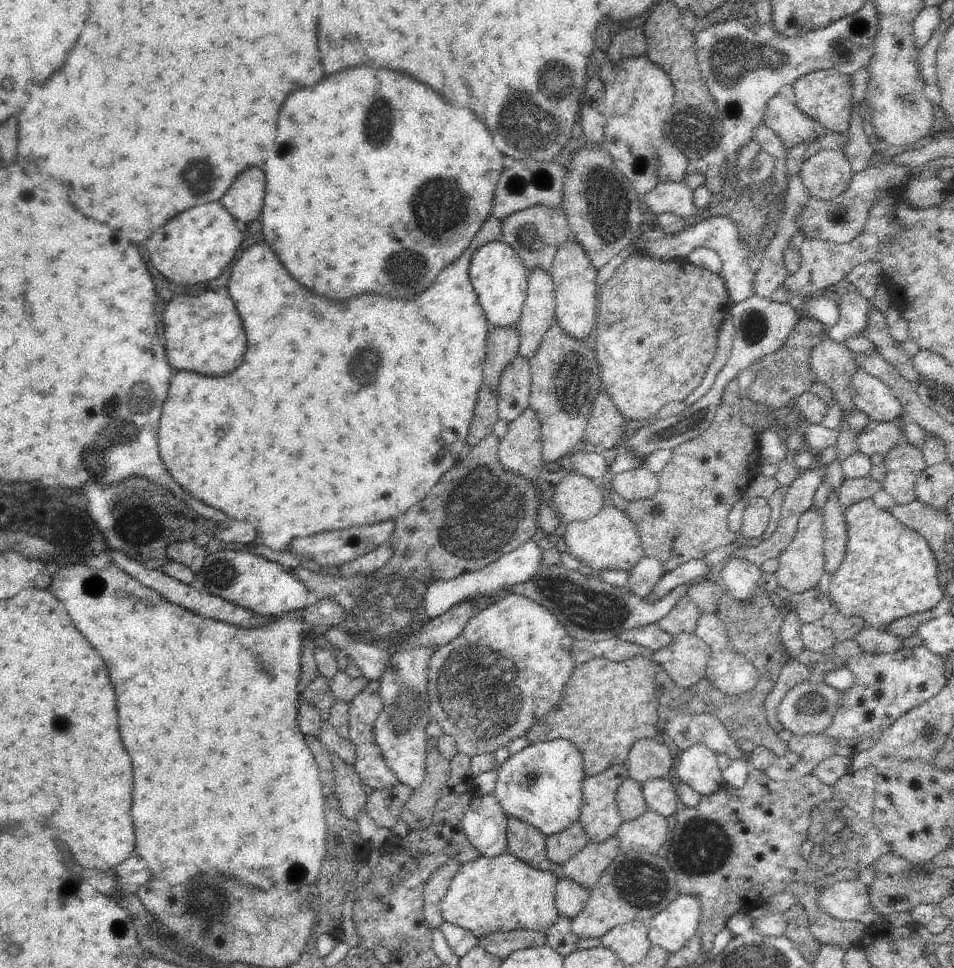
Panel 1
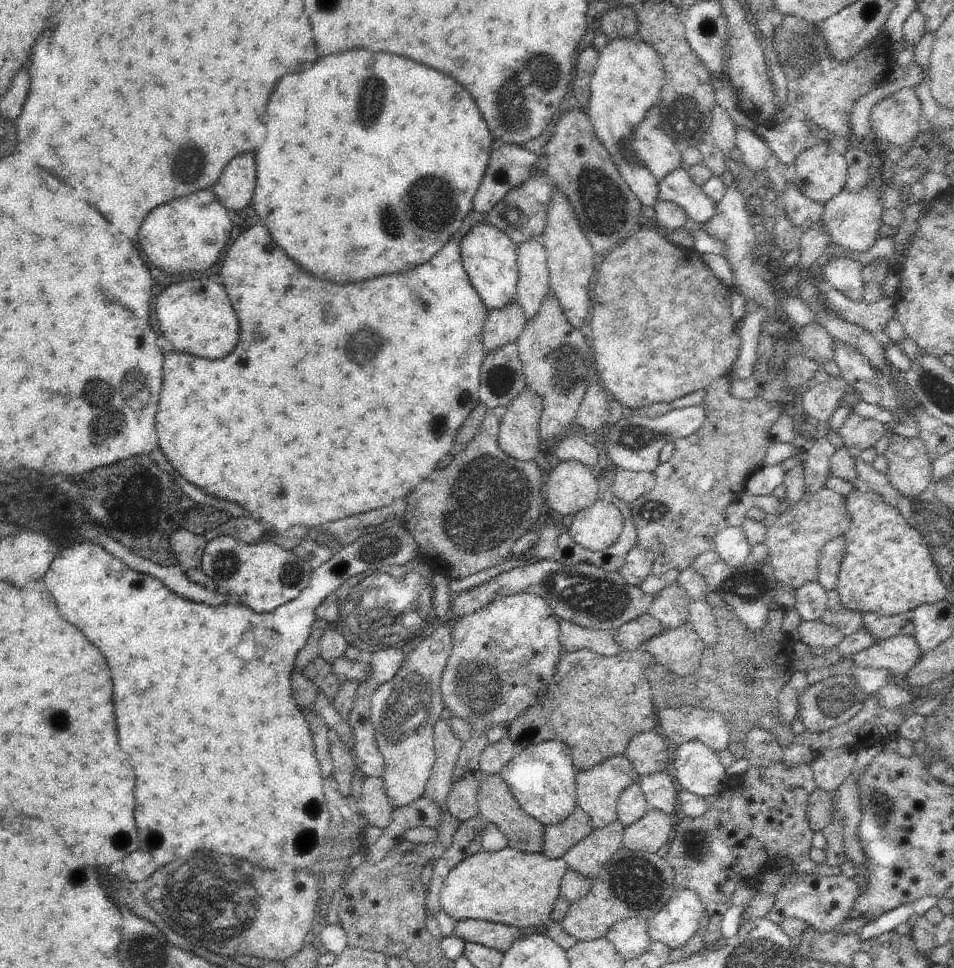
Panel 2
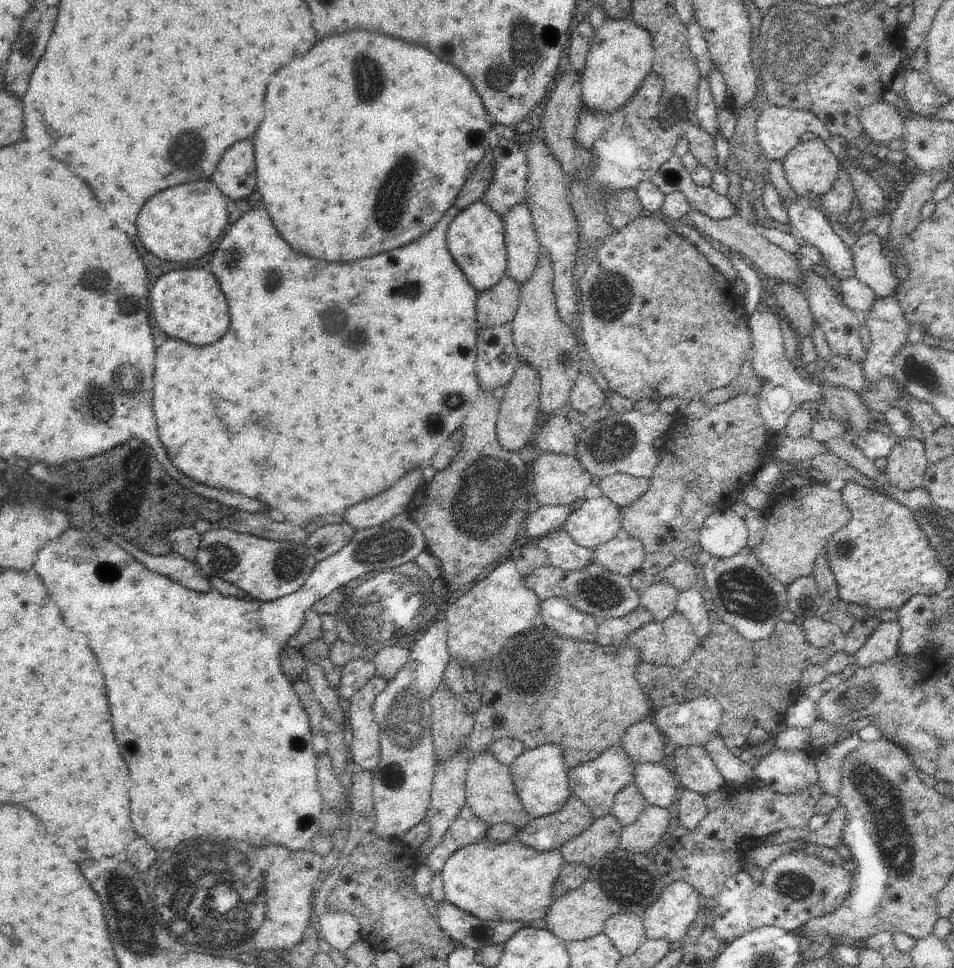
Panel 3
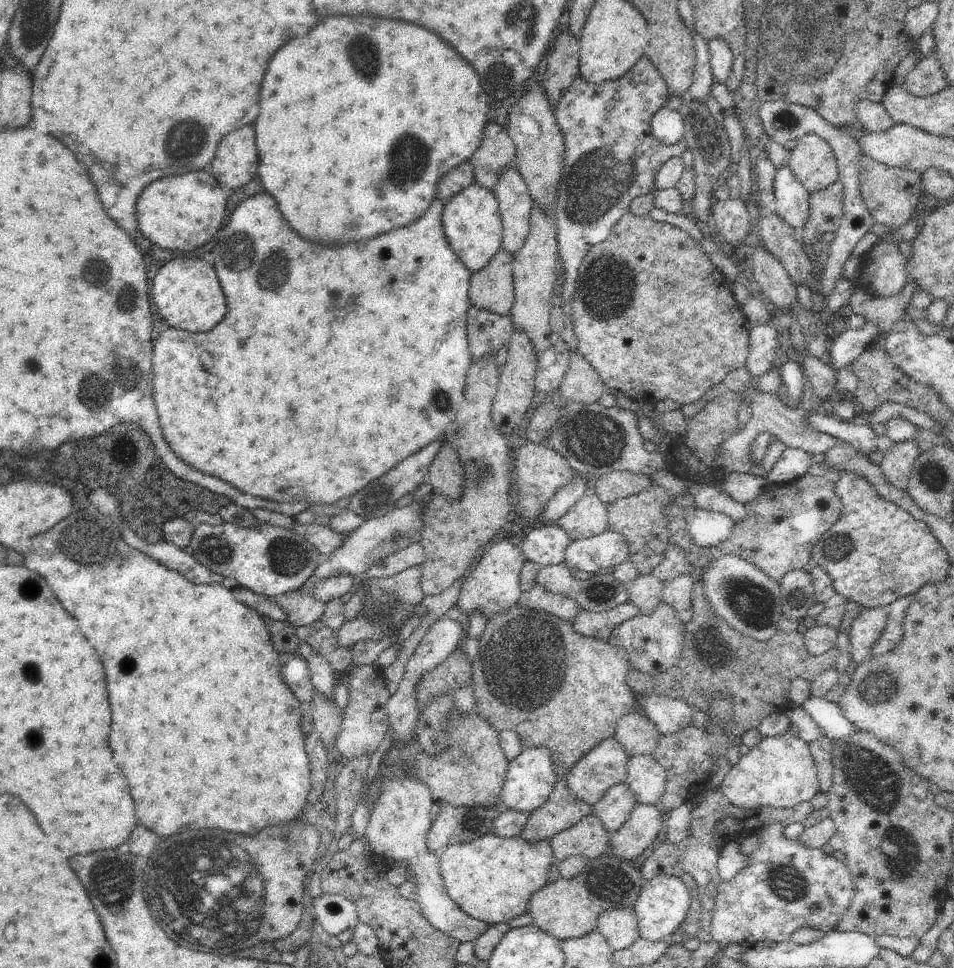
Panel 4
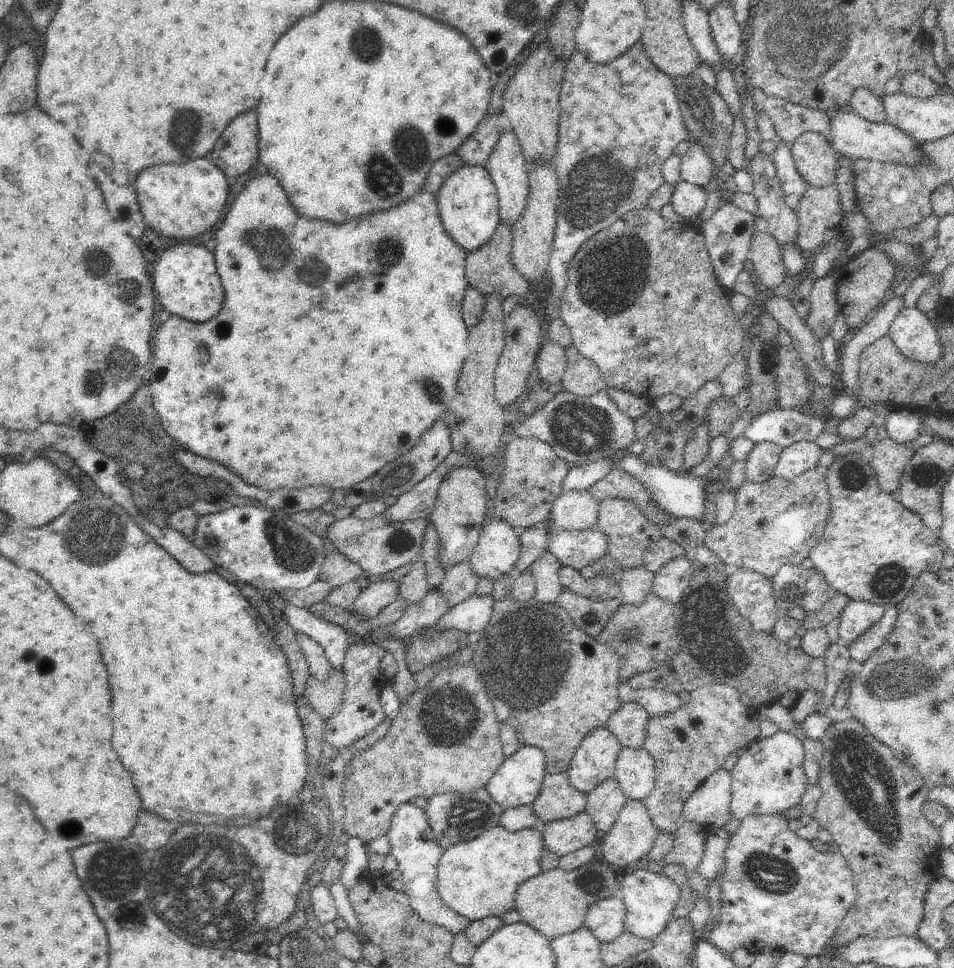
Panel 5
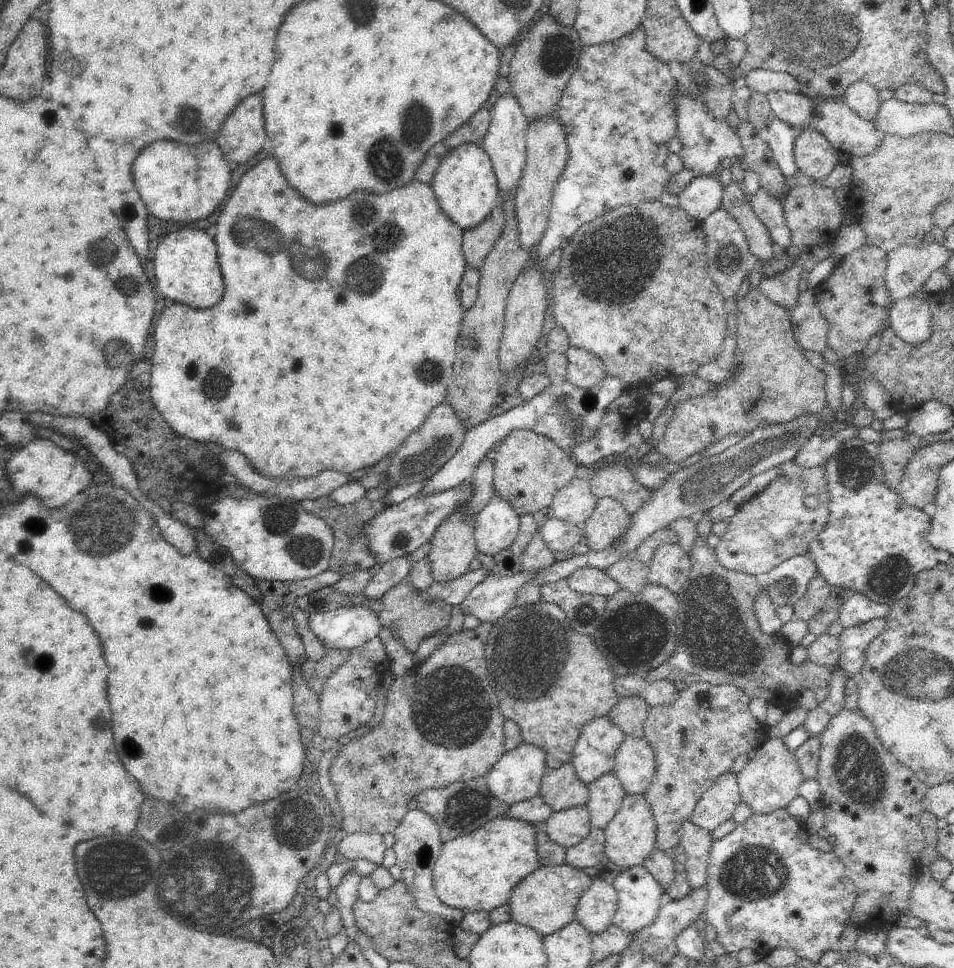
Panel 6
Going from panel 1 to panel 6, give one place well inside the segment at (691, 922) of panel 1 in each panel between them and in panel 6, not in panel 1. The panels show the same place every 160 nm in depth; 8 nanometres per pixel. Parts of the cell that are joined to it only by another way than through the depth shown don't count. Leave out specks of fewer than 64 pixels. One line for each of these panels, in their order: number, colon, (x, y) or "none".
2: (677, 921)
3: (669, 918)
4: (664, 903)
5: (650, 898)
6: (640, 896)

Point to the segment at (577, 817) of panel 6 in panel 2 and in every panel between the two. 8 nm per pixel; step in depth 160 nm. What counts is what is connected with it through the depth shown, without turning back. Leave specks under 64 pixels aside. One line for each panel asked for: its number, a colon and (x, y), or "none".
2: (588, 856)
3: (603, 836)
4: (589, 838)
5: (562, 837)

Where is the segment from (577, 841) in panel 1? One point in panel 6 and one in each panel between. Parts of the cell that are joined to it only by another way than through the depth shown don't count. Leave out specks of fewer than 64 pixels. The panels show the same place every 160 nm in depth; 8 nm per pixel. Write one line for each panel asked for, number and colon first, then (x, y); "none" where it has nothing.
2: (557, 839)
3: (551, 832)
4: (563, 810)
5: (558, 799)
6: (560, 788)

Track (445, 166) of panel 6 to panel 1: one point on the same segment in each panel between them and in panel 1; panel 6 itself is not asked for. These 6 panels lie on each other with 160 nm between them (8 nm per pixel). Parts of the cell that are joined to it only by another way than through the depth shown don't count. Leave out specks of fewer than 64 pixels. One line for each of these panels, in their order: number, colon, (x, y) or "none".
1: (498, 275)
2: (490, 258)
3: (475, 238)
4: (471, 220)
5: (468, 204)

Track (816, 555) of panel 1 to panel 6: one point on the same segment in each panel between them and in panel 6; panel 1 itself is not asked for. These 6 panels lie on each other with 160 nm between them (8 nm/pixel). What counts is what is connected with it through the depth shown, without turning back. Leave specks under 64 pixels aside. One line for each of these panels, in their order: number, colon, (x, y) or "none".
2: (795, 539)
3: (801, 522)
4: (783, 526)
5: (775, 522)
6: (775, 525)

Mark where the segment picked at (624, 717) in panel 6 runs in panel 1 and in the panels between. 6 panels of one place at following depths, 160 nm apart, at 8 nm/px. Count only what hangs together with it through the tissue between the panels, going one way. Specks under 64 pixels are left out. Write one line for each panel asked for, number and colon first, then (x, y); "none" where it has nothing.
1: (648, 759)
2: (647, 751)
3: (643, 742)
4: (638, 736)
5: (630, 722)

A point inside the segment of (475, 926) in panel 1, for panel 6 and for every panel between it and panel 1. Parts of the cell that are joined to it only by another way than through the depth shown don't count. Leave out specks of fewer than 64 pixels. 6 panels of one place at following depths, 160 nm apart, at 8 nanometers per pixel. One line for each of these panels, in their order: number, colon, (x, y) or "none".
2: (510, 887)
3: (505, 882)
4: (492, 879)
5: (479, 878)
6: (476, 872)

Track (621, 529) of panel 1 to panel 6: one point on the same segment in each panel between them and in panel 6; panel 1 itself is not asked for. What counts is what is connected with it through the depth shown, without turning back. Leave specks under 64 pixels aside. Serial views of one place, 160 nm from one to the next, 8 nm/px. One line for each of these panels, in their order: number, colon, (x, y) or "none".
2: (598, 527)
3: (598, 520)
4: (589, 517)
5: (577, 510)
6: (575, 503)

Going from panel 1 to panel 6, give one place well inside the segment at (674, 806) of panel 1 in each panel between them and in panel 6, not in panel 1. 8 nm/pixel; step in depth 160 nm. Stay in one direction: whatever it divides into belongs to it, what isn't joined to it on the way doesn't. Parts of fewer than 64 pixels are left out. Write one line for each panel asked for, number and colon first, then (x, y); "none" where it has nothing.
2: (658, 788)
3: (657, 783)
4: (647, 779)
5: (635, 770)
6: (634, 765)

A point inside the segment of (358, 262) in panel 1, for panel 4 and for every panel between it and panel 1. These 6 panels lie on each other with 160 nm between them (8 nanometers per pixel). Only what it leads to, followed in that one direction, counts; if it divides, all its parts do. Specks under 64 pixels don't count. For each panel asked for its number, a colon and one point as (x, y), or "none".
2: (351, 193)
3: (339, 186)
4: (410, 109)

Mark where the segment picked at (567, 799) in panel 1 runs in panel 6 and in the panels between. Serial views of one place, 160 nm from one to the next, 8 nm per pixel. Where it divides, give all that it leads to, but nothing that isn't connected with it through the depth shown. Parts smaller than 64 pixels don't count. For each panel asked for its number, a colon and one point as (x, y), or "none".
2: (542, 777)
3: (540, 778)
4: (531, 778)
5: (517, 782)
6: (516, 777)

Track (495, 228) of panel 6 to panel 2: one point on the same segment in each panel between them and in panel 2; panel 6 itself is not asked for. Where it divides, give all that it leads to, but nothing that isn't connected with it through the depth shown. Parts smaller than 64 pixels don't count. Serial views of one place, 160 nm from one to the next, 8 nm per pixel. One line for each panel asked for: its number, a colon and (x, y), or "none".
2: (503, 326)
3: (497, 306)
4: (492, 288)
5: (490, 270)

